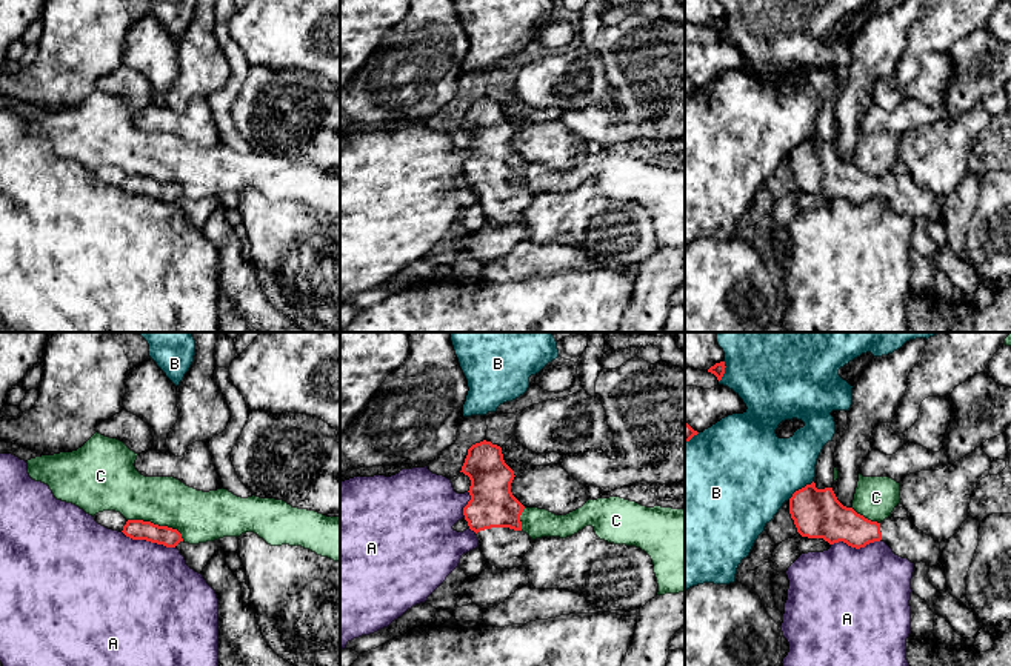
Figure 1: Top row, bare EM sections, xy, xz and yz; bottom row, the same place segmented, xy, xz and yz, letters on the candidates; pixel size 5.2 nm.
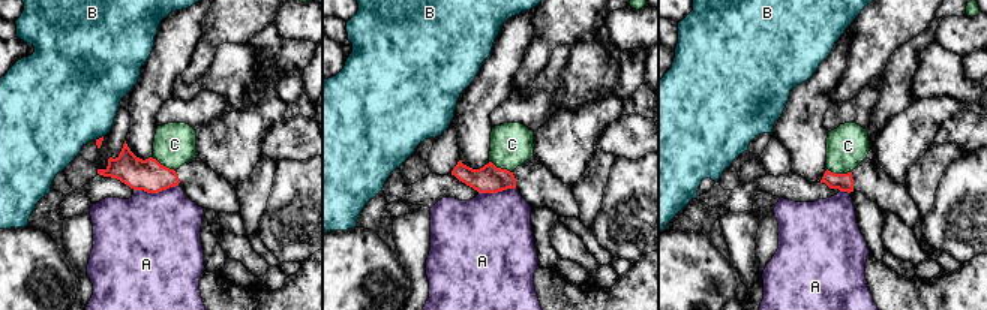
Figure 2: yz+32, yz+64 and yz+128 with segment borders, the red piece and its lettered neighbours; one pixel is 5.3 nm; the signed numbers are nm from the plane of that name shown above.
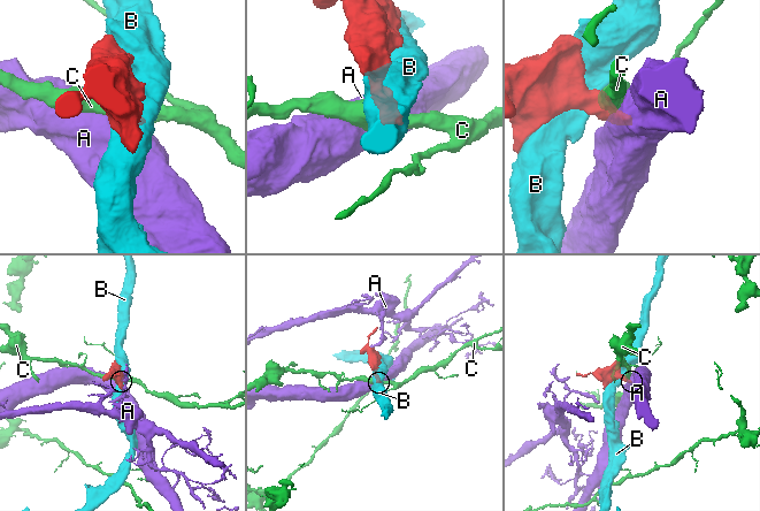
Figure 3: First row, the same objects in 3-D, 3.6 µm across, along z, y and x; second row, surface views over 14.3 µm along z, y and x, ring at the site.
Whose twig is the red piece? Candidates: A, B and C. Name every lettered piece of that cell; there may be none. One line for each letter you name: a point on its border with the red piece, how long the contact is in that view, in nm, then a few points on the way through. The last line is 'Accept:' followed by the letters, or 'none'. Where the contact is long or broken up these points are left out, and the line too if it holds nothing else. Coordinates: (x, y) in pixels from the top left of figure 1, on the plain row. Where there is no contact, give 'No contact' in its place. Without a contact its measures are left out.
Accept: none

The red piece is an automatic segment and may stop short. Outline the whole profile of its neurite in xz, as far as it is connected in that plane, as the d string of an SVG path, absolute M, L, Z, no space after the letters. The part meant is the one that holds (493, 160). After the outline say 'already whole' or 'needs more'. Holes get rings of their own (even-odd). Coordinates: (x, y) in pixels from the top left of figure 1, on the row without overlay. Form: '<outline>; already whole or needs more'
M480 97L468 105L468 111L462 122L465 131L469 132L471 155L463 163L465 175L479 194L486 218L497 225L514 225L523 221L523 212L532 201L532 194L522 186L520 171L525 162L512 151L511 138L514 126L505 118L502 103L491 97Z; needs more

